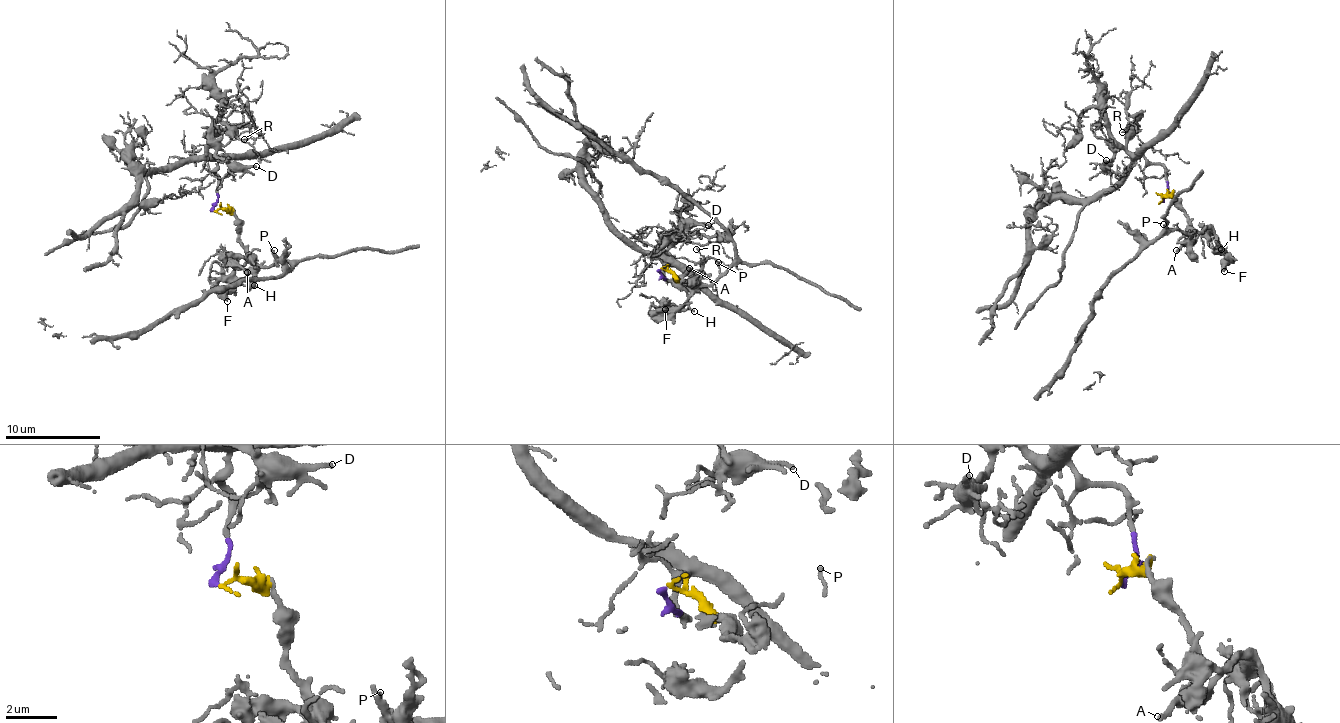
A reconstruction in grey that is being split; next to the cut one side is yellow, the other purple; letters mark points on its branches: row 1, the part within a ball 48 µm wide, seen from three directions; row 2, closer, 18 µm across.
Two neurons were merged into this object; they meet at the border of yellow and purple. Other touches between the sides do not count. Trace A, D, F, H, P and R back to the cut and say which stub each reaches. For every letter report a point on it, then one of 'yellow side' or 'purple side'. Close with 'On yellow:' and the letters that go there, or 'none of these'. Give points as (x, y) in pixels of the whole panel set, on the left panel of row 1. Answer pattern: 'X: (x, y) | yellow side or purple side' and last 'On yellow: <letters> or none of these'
A: (247, 272) | yellow side
D: (256, 166) | purple side
F: (227, 301) | yellow side
H: (254, 285) | yellow side
P: (274, 250) | yellow side
R: (244, 139) | purple side
On yellow: A, F, H, P

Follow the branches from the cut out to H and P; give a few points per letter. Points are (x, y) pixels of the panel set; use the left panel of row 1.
H: (214, 211), (224, 209), (234, 216), (240, 245), (247, 257), (234, 268), (234, 277), (244, 285), (254, 285)
P: (214, 211), (224, 209), (234, 216), (240, 245), (257, 265), (273, 263), (277, 259), (274, 251)

